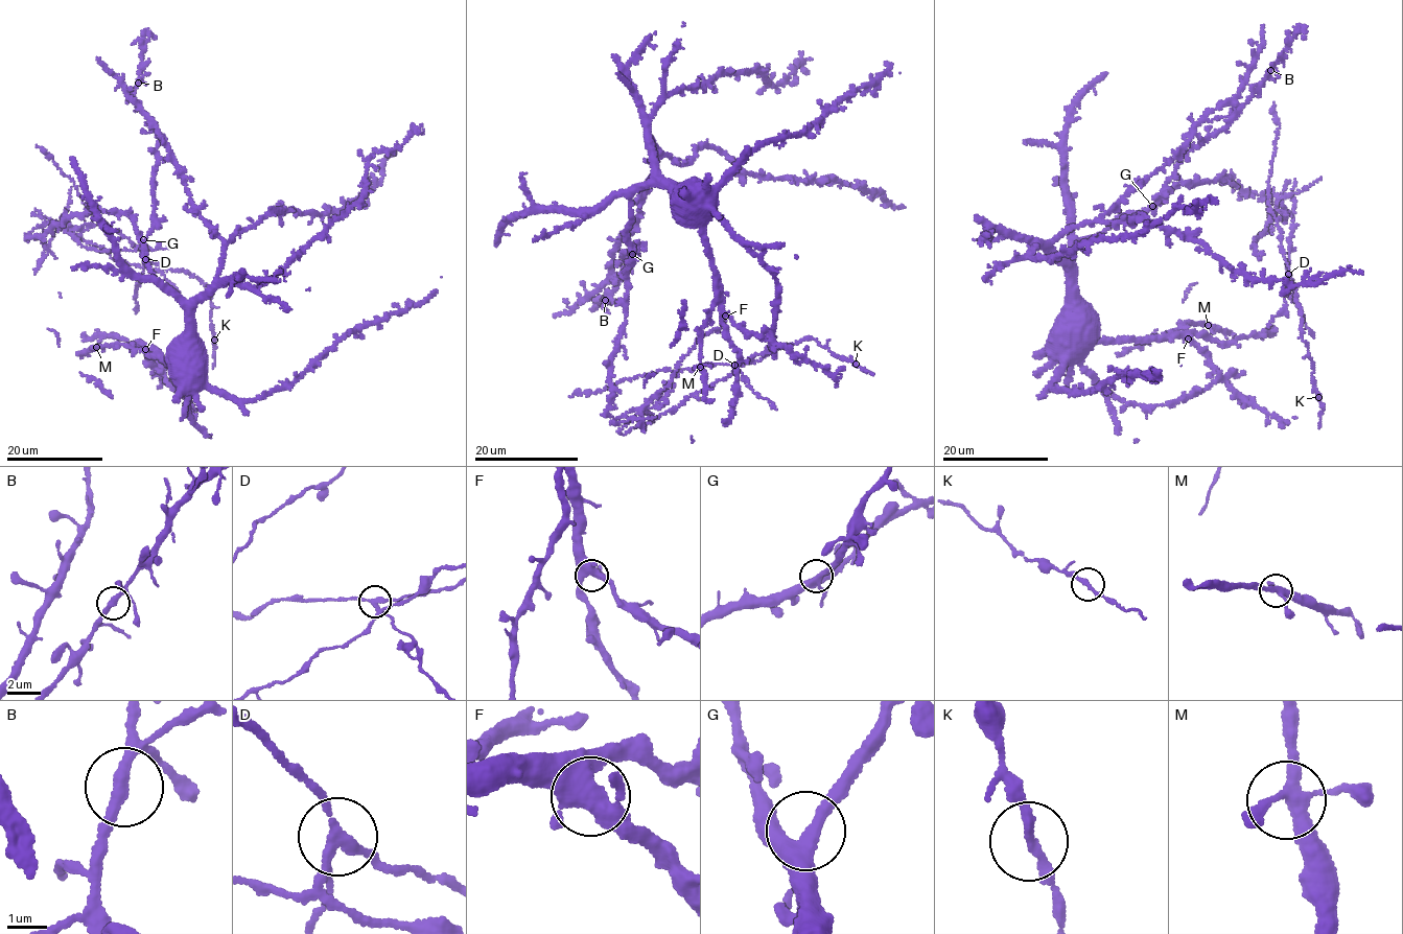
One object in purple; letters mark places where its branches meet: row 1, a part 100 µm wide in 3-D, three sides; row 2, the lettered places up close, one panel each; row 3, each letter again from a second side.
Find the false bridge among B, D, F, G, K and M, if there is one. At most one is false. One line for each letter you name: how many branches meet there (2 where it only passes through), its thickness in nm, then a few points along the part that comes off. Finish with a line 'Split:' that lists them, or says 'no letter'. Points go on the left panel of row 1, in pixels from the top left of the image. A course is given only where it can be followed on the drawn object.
D: branches 4; calibre 200 nm
Split: D

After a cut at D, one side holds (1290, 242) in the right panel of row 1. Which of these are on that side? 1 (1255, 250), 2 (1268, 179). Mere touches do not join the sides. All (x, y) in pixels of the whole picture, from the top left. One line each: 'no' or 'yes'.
1: yes
2: no

